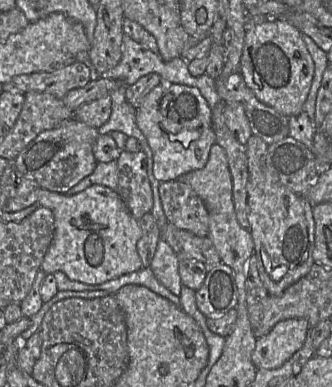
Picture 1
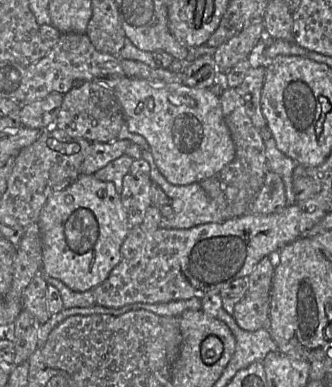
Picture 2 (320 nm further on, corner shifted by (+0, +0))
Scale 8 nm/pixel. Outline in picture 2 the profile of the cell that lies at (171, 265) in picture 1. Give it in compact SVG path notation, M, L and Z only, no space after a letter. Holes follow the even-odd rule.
M142 149L142 158L150 165L150 179L158 184L170 199L174 217L162 217L160 228L190 229L206 223L221 223L225 219L216 202L202 189L199 183L178 186L169 183L158 170L149 150Z

